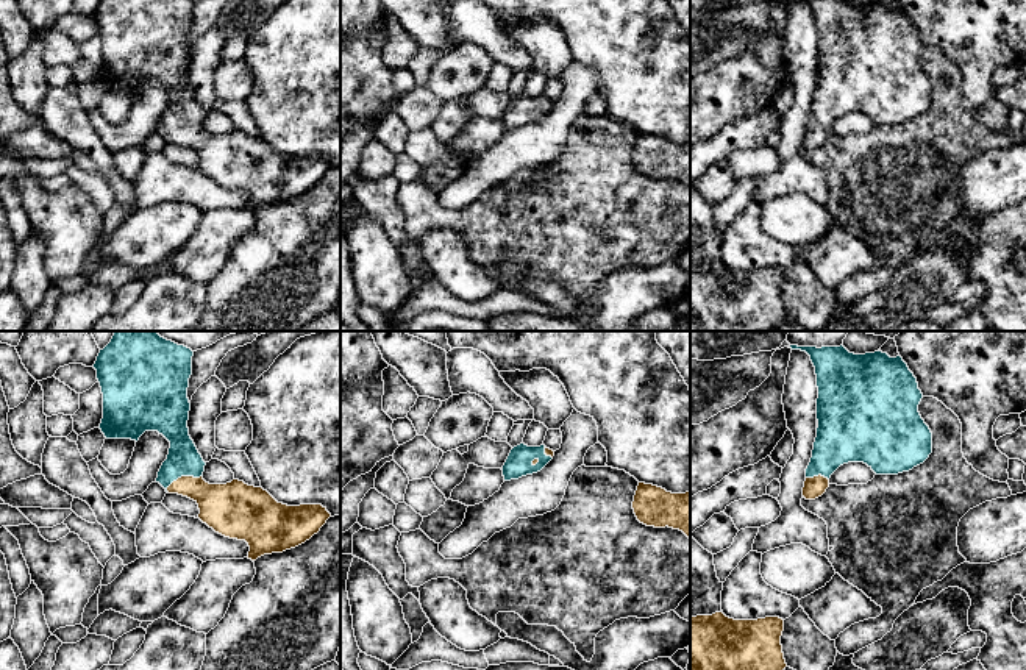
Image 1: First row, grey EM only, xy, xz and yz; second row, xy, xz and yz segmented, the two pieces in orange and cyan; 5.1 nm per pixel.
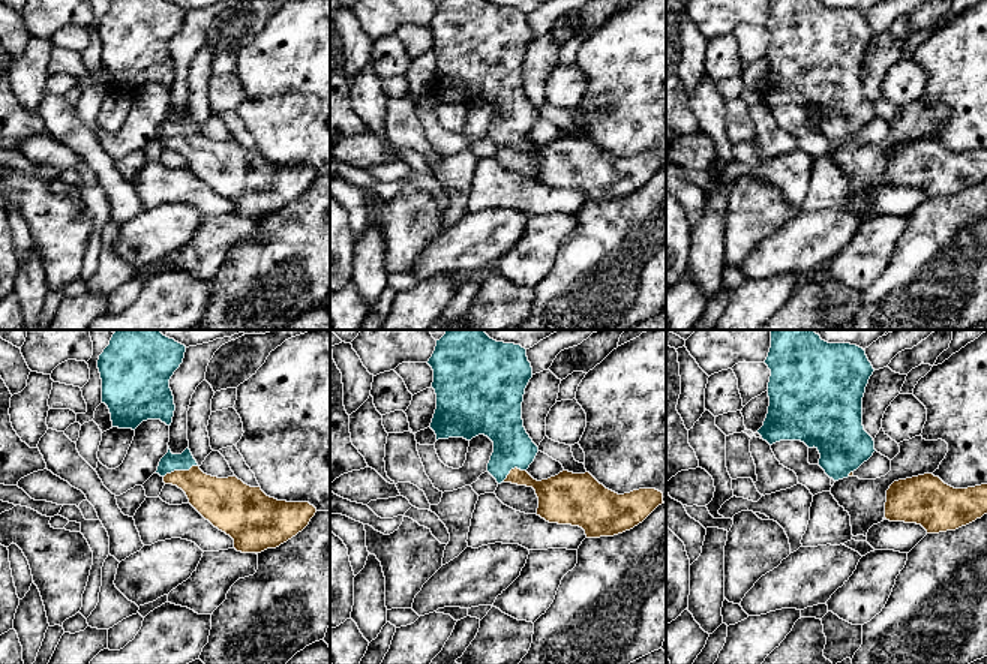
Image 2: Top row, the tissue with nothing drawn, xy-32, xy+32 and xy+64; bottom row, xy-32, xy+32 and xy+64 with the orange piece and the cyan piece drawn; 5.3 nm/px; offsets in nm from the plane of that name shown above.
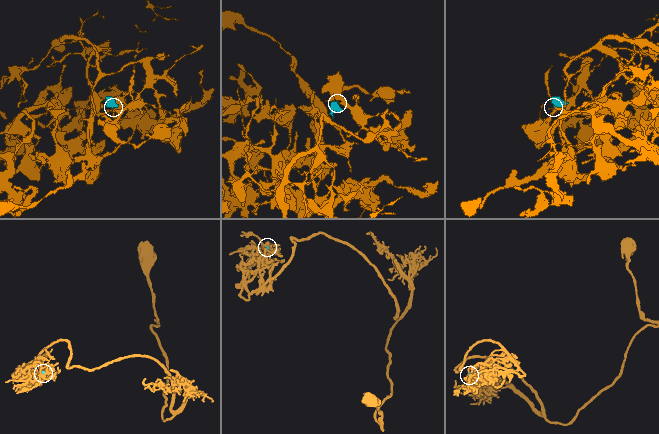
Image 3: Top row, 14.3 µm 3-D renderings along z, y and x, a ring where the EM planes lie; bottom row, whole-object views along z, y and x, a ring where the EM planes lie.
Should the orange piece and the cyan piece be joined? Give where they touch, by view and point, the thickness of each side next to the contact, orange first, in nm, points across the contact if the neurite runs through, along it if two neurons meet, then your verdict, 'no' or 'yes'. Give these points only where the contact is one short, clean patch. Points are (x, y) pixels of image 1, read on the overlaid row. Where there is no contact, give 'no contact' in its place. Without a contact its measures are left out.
meets orange in xy at (183, 477); 220 nm thick on the orange side, 170 nm on the other; runs through xy (220, 506), (183, 477), (183, 459); yes

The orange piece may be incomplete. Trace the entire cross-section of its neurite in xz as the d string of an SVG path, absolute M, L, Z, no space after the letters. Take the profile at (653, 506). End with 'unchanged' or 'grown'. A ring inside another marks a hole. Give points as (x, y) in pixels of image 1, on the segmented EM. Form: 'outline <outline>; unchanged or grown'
outline M639 483L632 509L640 523L679 529L690 539L690 492L672 494L662 487Z; unchanged

